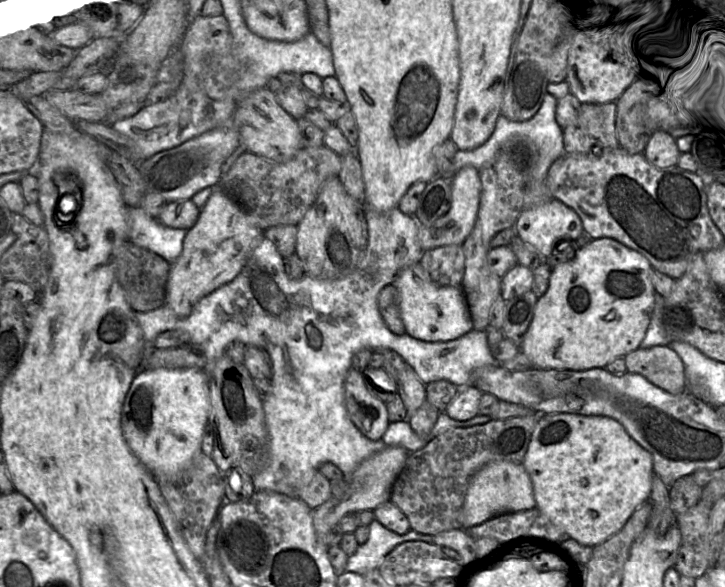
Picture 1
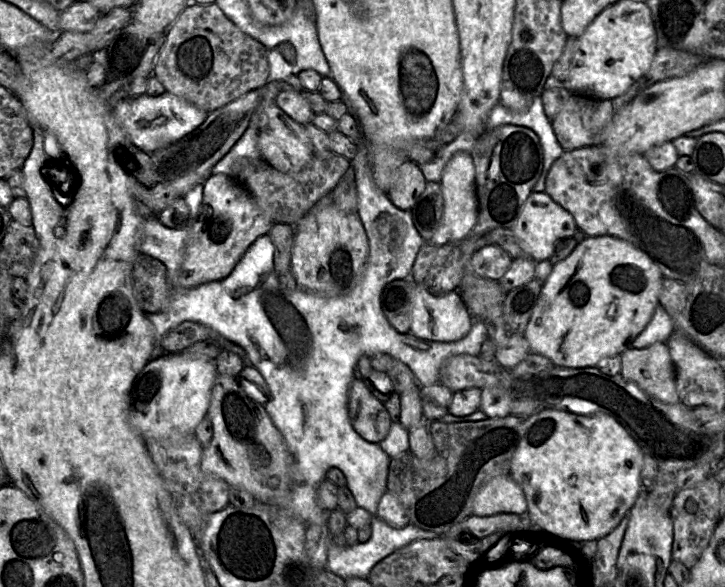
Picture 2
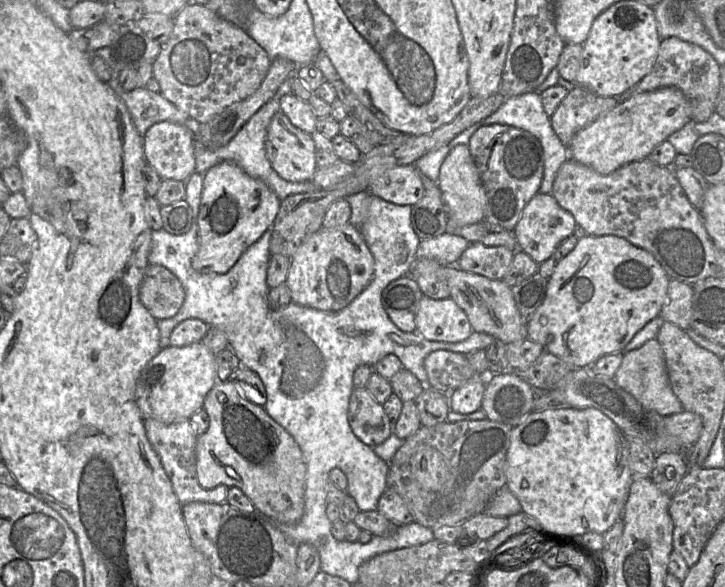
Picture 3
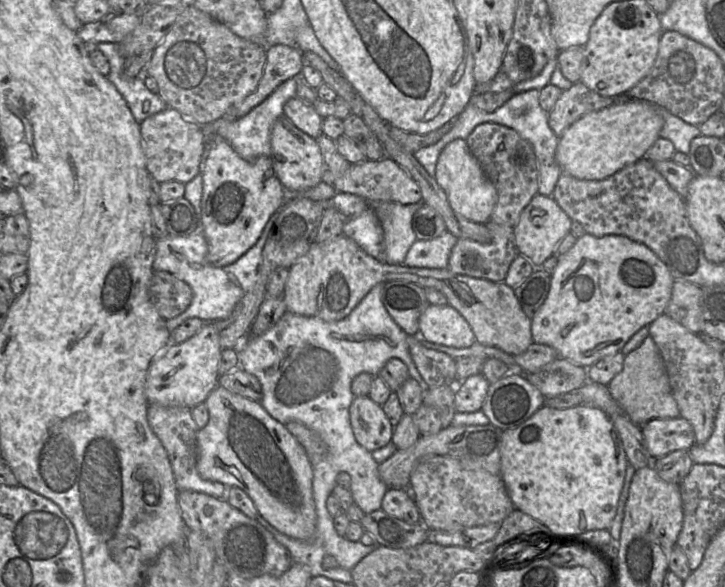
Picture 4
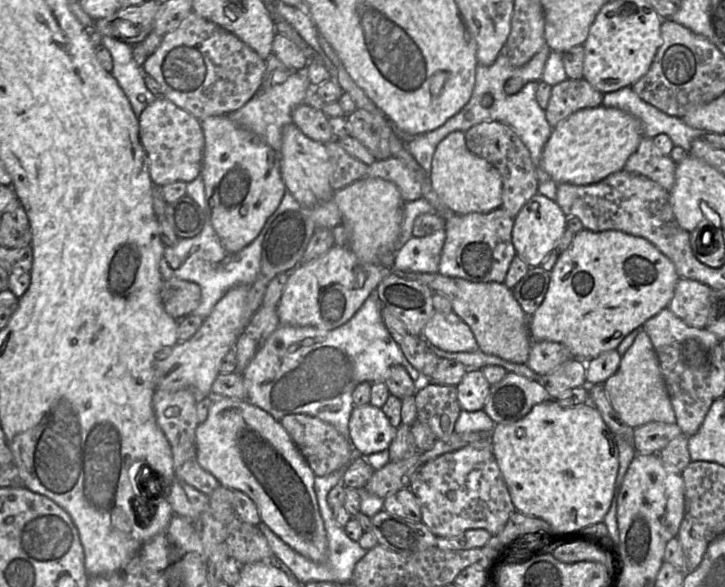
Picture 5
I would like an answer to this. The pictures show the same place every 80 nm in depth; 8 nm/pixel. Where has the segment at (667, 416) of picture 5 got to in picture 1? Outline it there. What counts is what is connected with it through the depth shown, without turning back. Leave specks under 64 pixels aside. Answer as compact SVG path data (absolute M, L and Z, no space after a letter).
M669 345L638 348L624 357L627 371L640 374L655 386L671 394L685 389L685 366Z

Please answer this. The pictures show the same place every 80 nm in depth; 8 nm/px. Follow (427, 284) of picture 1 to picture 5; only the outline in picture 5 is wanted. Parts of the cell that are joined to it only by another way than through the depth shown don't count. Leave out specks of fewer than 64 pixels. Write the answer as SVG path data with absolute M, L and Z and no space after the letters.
M436 311L425 325L423 338L447 352L475 352L478 344L470 327L453 311Z

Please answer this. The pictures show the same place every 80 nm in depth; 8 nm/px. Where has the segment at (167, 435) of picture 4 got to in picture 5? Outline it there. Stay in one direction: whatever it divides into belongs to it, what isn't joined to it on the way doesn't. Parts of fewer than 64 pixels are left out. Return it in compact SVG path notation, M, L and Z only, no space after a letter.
M190 389L175 392L156 390L152 400L156 422L171 446L176 477L209 496L221 484L197 461L196 428L199 422L196 403L197 396Z

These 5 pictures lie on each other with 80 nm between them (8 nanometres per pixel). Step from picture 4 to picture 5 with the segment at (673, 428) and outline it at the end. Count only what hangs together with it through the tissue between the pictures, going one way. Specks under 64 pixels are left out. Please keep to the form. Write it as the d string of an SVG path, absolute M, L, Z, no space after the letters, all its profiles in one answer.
M651 421L634 429L633 446L637 454L659 453L681 433L677 423Z

